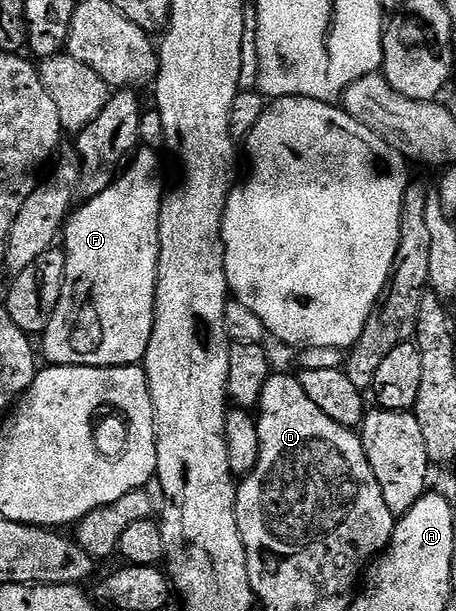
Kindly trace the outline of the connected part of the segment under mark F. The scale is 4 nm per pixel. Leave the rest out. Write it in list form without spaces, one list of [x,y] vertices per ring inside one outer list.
[[[137,148],[126,168],[112,184],[91,194],[85,205],[77,204],[64,222],[62,248],[66,275],[58,307],[42,334],[42,357],[43,360],[45,357],[45,362],[54,365],[89,365],[92,369],[112,369],[116,365],[140,365],[143,362],[154,323],[156,270],[160,267],[158,231],[166,196],[160,156],[157,150]]]

